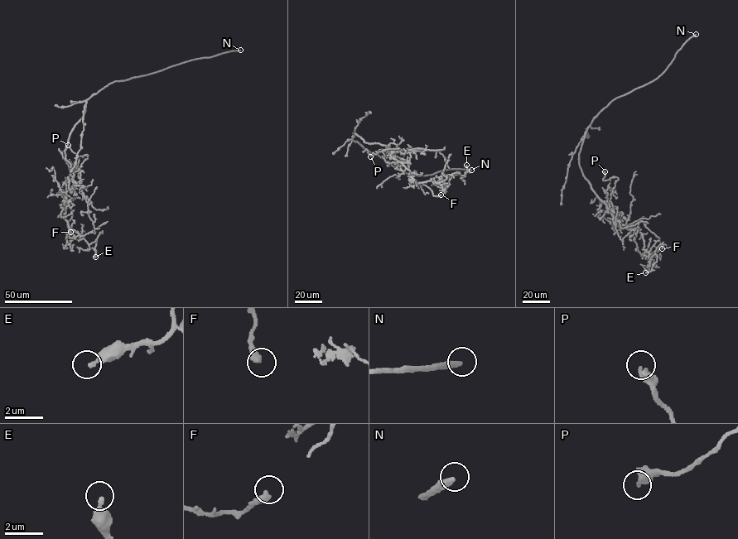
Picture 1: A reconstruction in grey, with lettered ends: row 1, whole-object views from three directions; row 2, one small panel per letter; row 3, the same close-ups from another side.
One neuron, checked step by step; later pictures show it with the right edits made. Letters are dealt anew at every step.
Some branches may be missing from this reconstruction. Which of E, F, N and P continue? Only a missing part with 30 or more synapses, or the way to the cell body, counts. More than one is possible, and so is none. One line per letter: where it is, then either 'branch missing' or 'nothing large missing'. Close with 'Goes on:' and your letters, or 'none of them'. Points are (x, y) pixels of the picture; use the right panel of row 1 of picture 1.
E: place (645, 272); nothing large missing
F: place (662, 248); nothing large missing
N: place (696, 34); branch missing
P: place (605, 171); nothing large missing
Goes on: N

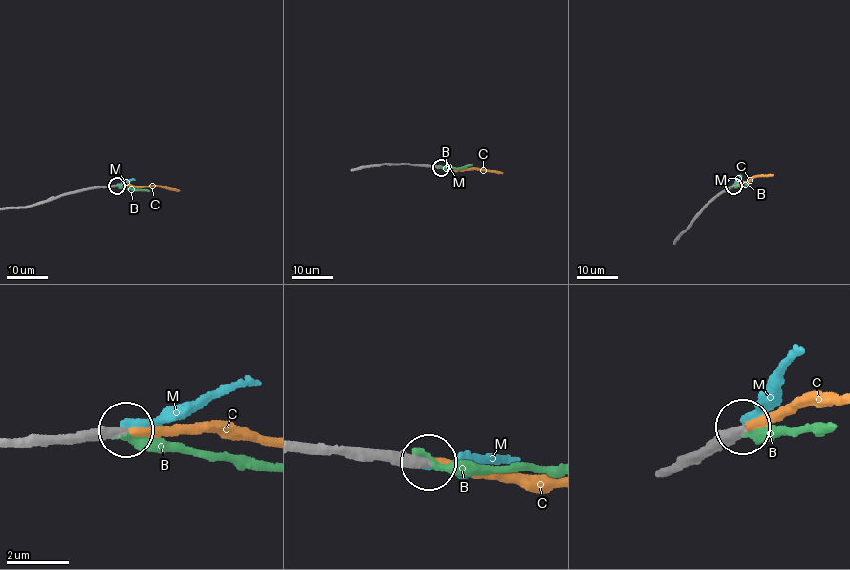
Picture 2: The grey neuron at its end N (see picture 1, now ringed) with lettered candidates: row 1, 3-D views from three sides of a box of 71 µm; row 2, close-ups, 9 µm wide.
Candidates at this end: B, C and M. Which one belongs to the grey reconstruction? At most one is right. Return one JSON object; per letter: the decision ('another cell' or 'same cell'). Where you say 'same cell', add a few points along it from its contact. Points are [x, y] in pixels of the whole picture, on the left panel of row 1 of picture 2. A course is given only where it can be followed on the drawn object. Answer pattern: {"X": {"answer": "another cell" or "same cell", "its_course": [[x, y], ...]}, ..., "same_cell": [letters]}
{"B": {"answer": "another cell"}, "C": {"answer": "same cell", "its_course": [[117, 185], [153, 186], [179, 190]]}, "M": {"answer": "another cell"}, "same_cell": ["C"]}

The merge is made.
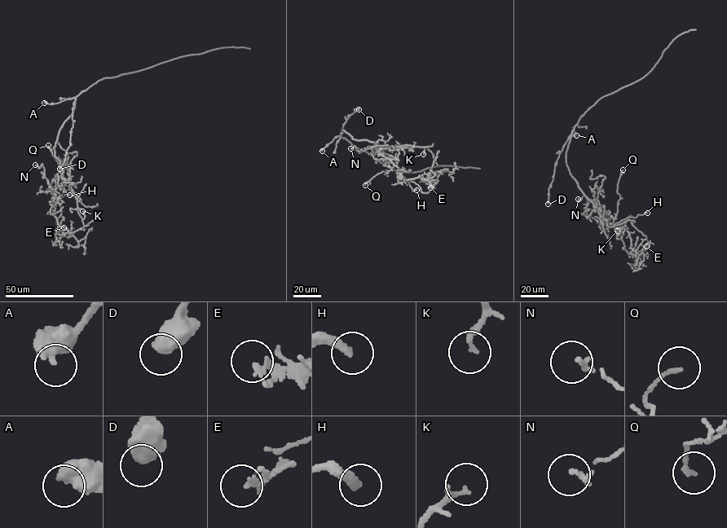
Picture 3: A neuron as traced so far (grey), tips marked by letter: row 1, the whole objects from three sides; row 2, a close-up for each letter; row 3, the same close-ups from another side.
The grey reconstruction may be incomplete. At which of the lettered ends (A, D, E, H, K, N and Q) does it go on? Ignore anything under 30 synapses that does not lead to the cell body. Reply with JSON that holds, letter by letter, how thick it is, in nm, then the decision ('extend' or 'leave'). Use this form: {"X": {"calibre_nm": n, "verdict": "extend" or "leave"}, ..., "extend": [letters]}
{"A": {"calibre_nm": 550, "verdict": "leave"}, "D": {"calibre_nm": 600, "verdict": "leave"}, "E": {"calibre_nm": 130, "verdict": "leave"}, "H": {"calibre_nm": 320, "verdict": "leave"}, "K": {"calibre_nm": 110, "verdict": "leave"}, "N": {"calibre_nm": 170, "verdict": "leave"}, "Q": {"calibre_nm": 140, "verdict": "leave"}, "extend": []}

